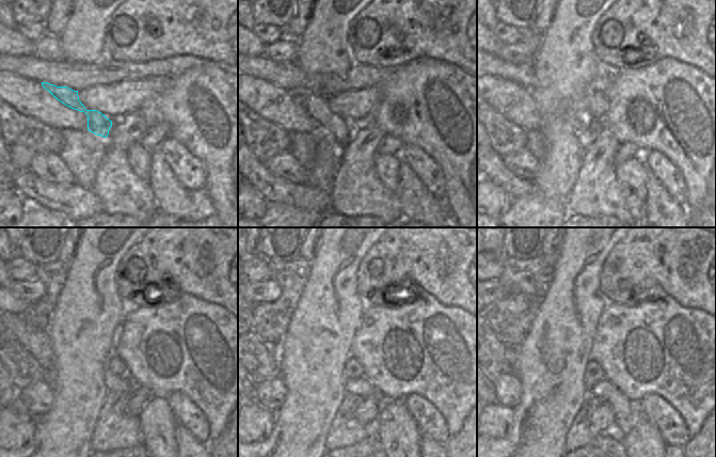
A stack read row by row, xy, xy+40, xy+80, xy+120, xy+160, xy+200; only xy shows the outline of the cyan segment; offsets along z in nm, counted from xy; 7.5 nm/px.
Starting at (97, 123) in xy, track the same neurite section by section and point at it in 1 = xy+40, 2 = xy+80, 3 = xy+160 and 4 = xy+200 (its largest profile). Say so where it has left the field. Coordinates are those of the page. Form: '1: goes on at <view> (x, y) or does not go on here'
1: goes on at xy+40 (315, 103)
2: goes on at xy+80 (578, 122)
3: goes on at xy+160 (361, 387)
4: goes on at xy+200 (627, 414)

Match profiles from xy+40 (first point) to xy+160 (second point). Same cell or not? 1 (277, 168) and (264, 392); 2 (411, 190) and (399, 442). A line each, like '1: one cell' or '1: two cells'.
1: one cell
2: two cells

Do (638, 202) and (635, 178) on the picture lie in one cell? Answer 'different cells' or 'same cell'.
same cell

